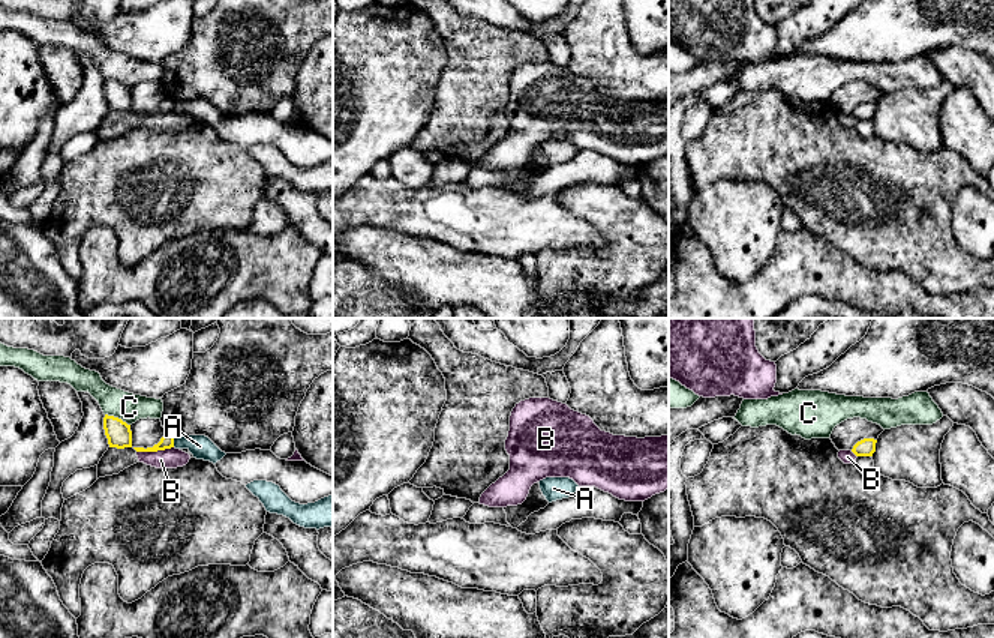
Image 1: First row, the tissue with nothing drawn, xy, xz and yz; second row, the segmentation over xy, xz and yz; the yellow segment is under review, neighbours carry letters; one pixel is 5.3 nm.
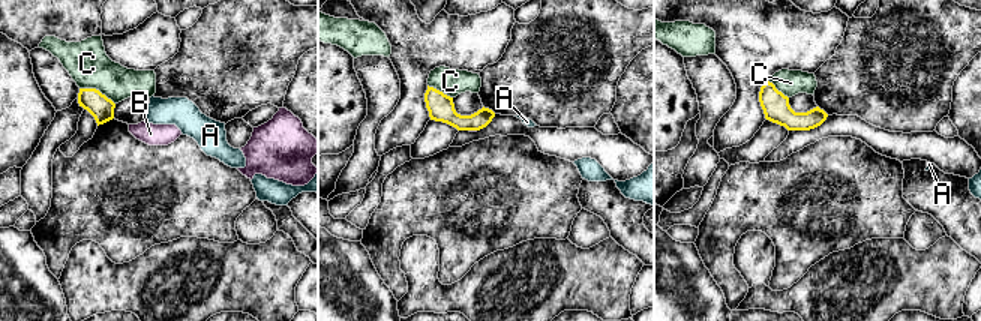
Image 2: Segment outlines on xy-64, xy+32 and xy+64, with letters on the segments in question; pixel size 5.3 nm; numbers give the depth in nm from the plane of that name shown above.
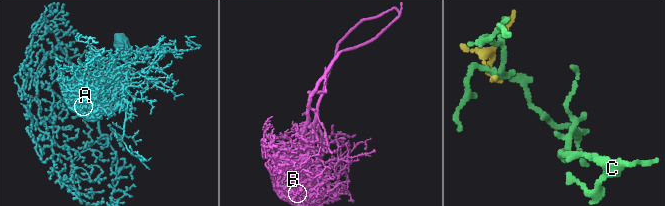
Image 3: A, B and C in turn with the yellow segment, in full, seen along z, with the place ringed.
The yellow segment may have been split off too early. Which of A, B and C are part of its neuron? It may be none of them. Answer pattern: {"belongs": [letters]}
{"belongs": []}

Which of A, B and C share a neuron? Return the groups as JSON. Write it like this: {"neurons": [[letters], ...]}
{"neurons": [["A"], ["B"], ["C"]]}

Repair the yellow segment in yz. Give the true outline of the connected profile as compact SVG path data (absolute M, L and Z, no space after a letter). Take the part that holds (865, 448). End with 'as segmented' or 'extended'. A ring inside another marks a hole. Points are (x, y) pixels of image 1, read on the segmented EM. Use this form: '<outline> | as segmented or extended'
M864 438L853 446L852 452L856 456L873 456L876 452L876 443L877 440L874 438Z | as segmented

